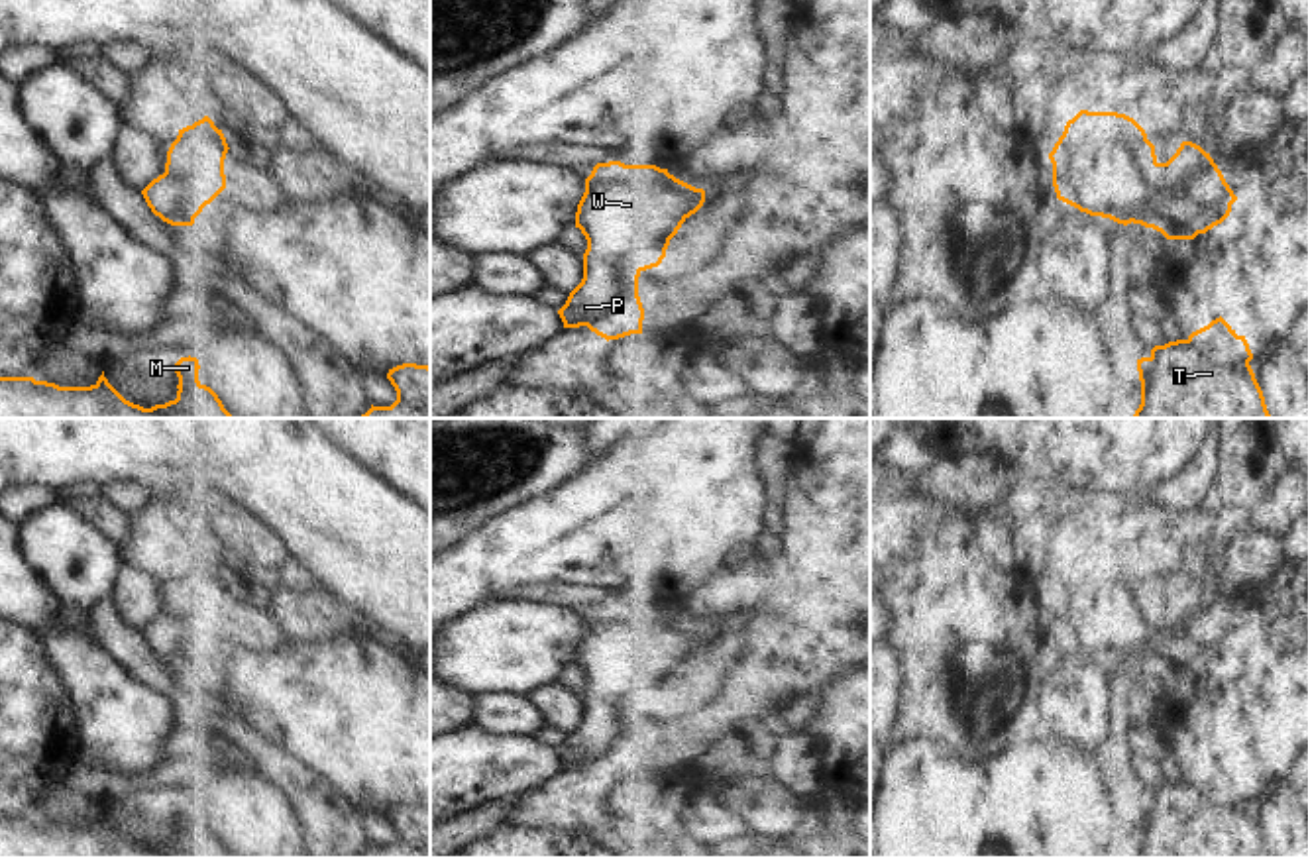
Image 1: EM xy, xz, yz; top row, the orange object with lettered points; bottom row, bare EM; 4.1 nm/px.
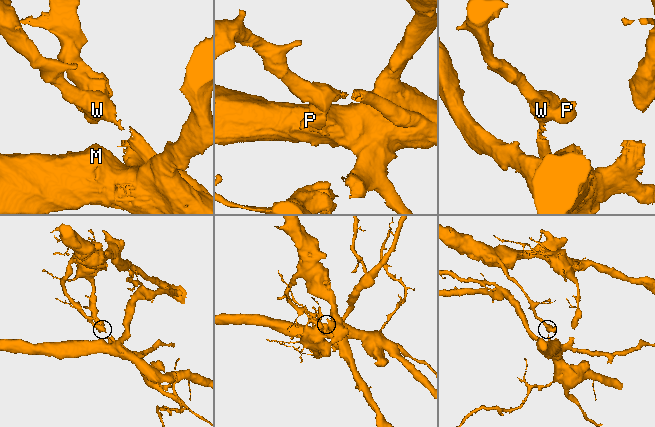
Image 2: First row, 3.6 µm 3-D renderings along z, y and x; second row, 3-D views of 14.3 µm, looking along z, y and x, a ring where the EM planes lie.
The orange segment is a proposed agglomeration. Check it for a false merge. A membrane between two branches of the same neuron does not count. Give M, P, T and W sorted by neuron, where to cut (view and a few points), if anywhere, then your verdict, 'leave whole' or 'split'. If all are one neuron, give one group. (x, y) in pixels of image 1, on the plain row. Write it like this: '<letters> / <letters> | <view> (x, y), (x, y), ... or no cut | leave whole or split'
M P T W | no cut | leave whole

